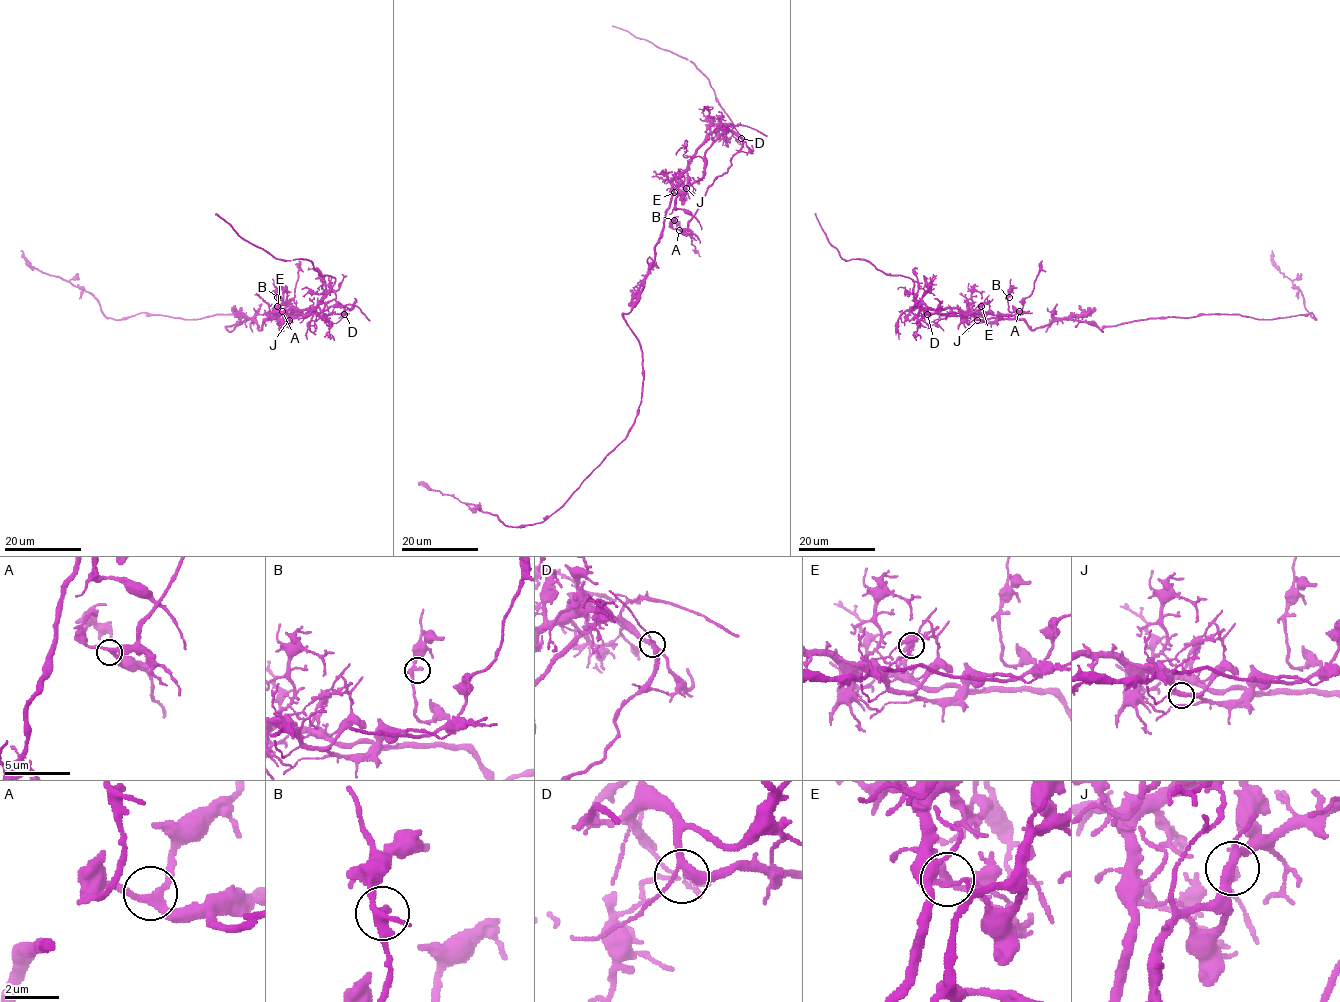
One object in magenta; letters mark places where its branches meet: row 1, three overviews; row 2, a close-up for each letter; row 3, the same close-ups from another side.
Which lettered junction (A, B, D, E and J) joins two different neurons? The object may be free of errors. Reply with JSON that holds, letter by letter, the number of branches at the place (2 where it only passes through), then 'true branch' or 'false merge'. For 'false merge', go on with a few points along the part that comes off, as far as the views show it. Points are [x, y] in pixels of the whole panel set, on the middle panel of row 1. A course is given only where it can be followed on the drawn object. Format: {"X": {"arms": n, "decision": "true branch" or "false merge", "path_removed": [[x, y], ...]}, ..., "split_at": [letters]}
{"A": {"arms": 3, "decision": "true branch"}, "B": {"arms": 3, "decision": "true branch"}, "D": {"arms": 3, "decision": "true branch"}, "E": {"arms": 3, "decision": "false merge", "path_removed": [[674, 193], [683, 200], [685, 189], [703, 175], [704, 152], [735, 125], [747, 125], [766, 136]]}, "J": {"arms": 3, "decision": "true branch"}, "split_at": ["E"]}

